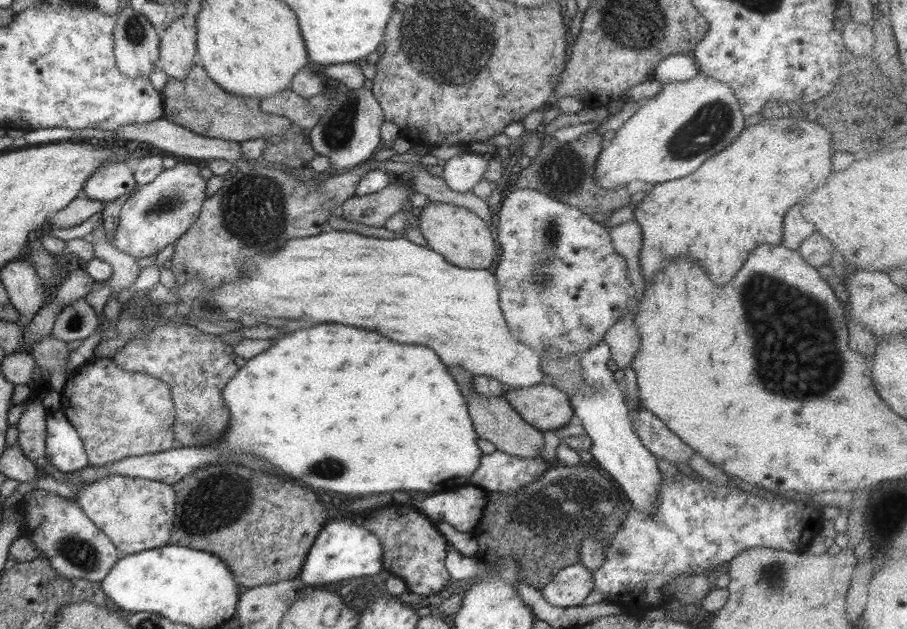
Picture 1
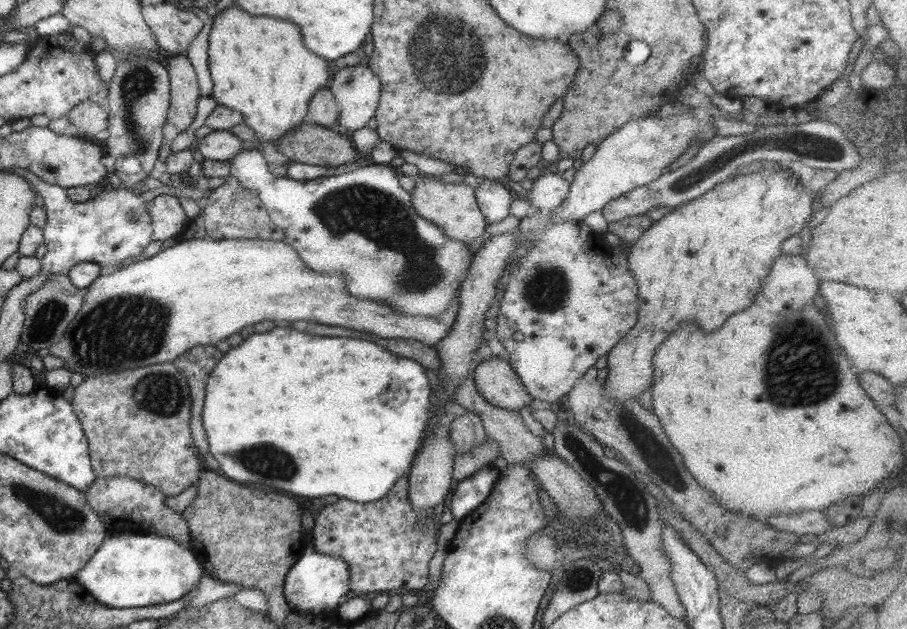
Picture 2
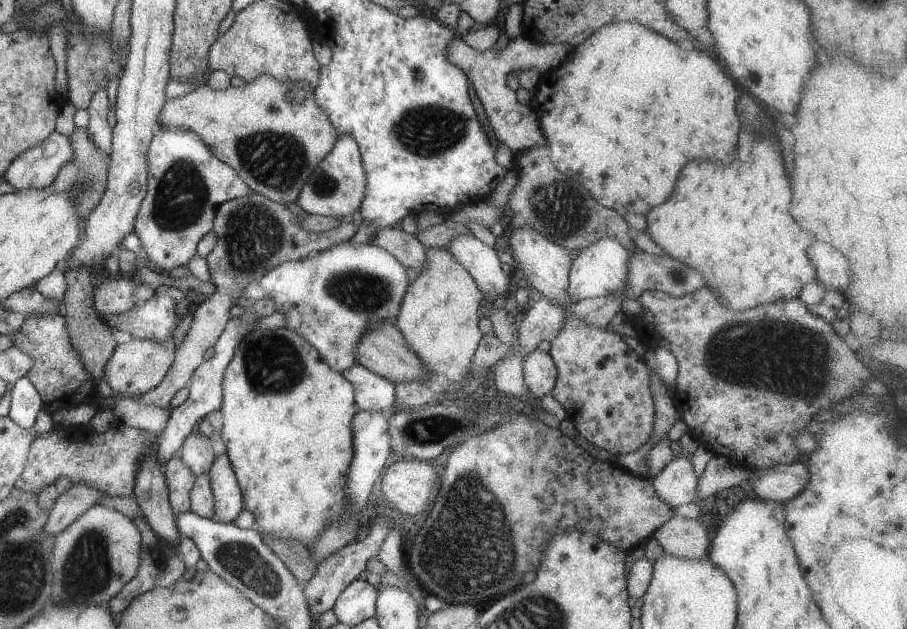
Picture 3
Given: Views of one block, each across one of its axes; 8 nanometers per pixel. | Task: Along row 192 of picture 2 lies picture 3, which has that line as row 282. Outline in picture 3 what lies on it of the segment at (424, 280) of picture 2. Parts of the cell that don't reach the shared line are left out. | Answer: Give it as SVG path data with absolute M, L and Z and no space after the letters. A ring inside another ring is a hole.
M339 241L329 248L296 261L285 261L269 269L257 282L244 288L241 296L253 300L270 298L275 311L285 318L284 327L306 340L334 371L341 372L357 364L354 353L360 338L370 327L392 320L400 307L408 282L406 268L386 250L371 243Z

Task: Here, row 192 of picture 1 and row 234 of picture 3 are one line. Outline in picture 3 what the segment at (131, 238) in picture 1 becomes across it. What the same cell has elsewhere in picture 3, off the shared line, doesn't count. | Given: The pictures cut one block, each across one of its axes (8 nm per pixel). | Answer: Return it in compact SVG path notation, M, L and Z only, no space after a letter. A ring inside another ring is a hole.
M169 125L154 129L146 152L146 193L137 207L132 232L156 270L185 267L195 254L197 242L211 232L216 208L225 201L253 193L210 149L190 130Z

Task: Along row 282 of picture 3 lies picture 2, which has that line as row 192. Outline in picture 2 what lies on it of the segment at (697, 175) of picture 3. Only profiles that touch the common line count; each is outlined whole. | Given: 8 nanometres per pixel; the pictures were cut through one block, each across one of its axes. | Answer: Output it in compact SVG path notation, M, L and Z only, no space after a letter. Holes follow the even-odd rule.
M776 163L773 168L758 168L755 172L742 174L741 176L735 175L722 183L717 183L701 196L687 201L679 205L679 207L675 207L669 215L659 219L657 223L651 224L651 226L631 244L629 254L626 258L628 271L636 282L636 312L639 312L639 314L636 314L636 323L629 329L629 332L626 332L625 336L622 336L621 340L618 340L617 344L607 354L607 376L602 383L604 386L604 396L611 400L616 400L617 402L624 402L624 400L628 400L628 398L636 400L640 393L651 384L651 372L653 372L651 356L653 356L653 352L655 352L655 348L657 348L655 344L661 344L661 342L667 338L669 332L673 332L675 328L679 328L679 324L683 324L683 322L693 322L693 324L697 324L703 332L713 332L713 330L717 330L733 312L745 310L745 308L753 302L753 296L759 292L762 282L769 274L773 261L781 254L780 244L786 238L797 235L801 228L810 221L816 197L817 196L807 192L803 188L798 176L789 169L789 166L783 167L783 165L777 165Z

